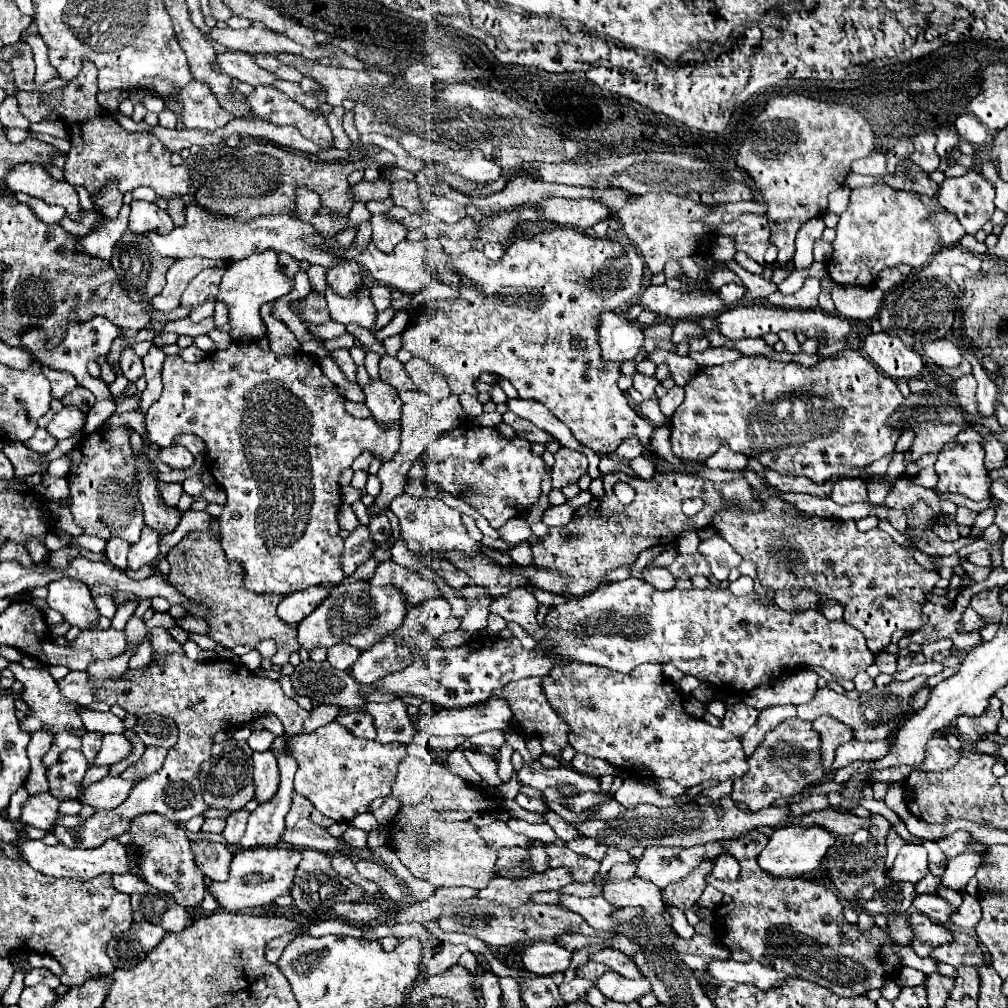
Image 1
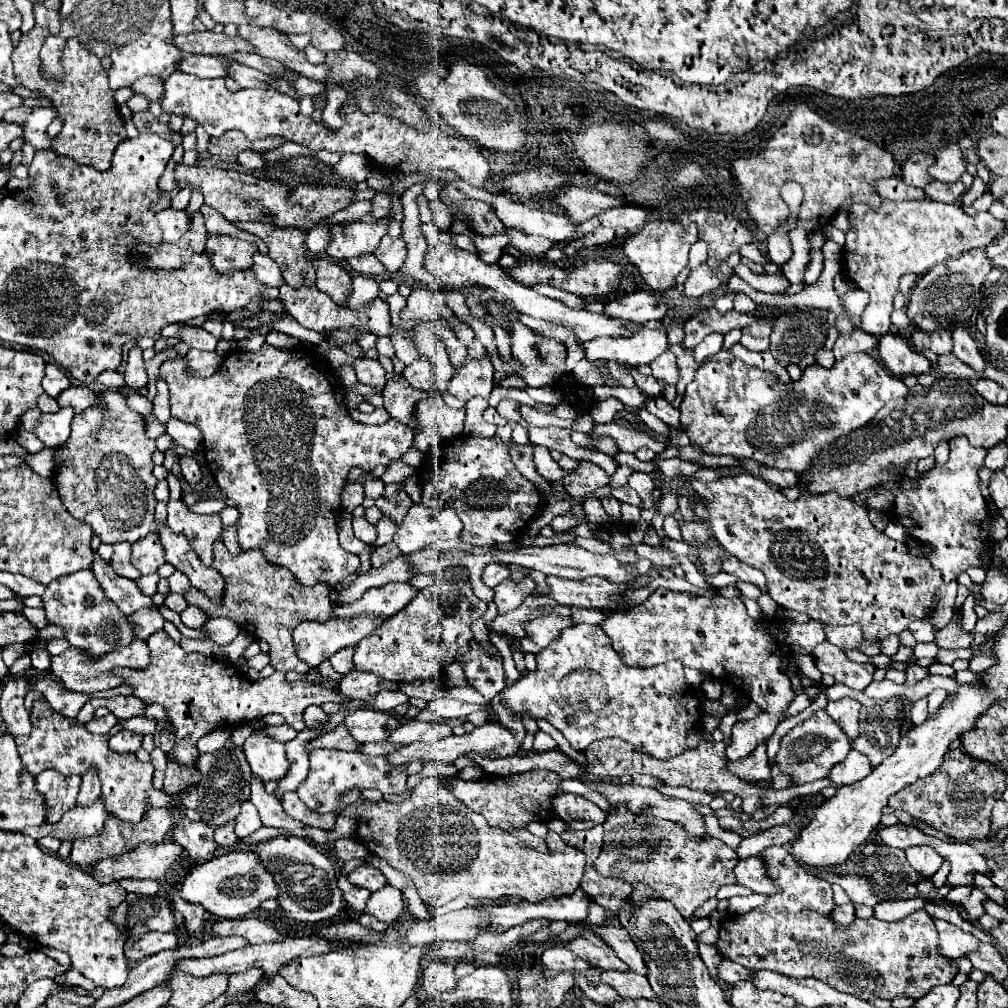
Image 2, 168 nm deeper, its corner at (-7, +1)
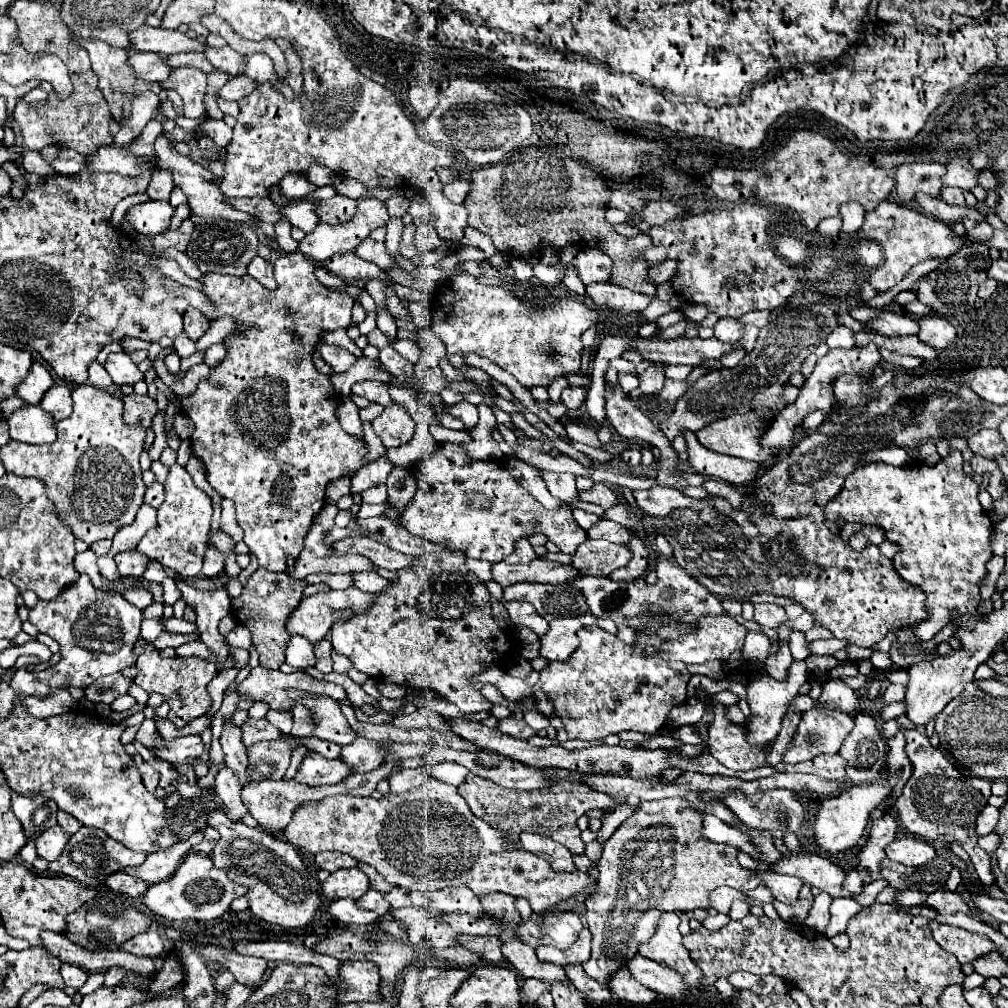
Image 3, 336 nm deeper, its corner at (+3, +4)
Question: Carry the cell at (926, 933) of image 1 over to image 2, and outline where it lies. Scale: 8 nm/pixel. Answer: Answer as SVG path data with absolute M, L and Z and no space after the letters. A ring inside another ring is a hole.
M936 919L934 923L940 933L940 953L942 955L958 959L958 957L966 957L972 951L978 951L980 941L972 933L966 933L948 921Z

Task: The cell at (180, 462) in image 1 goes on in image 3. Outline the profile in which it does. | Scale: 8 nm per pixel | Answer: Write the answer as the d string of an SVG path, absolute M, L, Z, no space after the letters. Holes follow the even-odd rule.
M174 464L170 468L164 488L166 498L158 508L158 526L154 530L148 530L136 548L138 552L150 556L150 560L158 560L164 568L174 570L176 574L182 576L196 578L196 574L200 574L202 570L202 558L210 530L210 518L212 518L210 496L194 484L188 470L180 464Z

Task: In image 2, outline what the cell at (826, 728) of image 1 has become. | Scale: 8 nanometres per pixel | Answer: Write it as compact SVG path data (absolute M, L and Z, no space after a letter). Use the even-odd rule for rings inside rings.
M844 697L840 701L830 701L826 705L828 715L832 715L832 719L846 731L846 735L850 739L858 737L858 715L860 715L862 705L850 697Z

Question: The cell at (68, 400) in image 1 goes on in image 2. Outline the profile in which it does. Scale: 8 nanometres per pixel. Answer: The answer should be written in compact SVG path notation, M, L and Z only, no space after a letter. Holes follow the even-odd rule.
M78 385L78 387L68 387L66 391L62 391L62 395L58 395L56 401L60 407L72 407L74 413L80 413L94 405L96 393L90 387Z

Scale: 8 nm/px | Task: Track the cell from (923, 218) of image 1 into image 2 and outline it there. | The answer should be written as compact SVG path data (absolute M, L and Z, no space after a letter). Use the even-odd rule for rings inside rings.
M884 201L880 207L858 203L850 209L850 221L854 231L846 233L844 263L848 267L848 277L870 293L870 305L860 317L860 329L876 337L890 331L890 313L894 311L892 301L900 291L900 277L904 273L922 275L936 263L976 247L988 247L1006 231L1006 225L990 213L970 217L960 207L938 201Z

